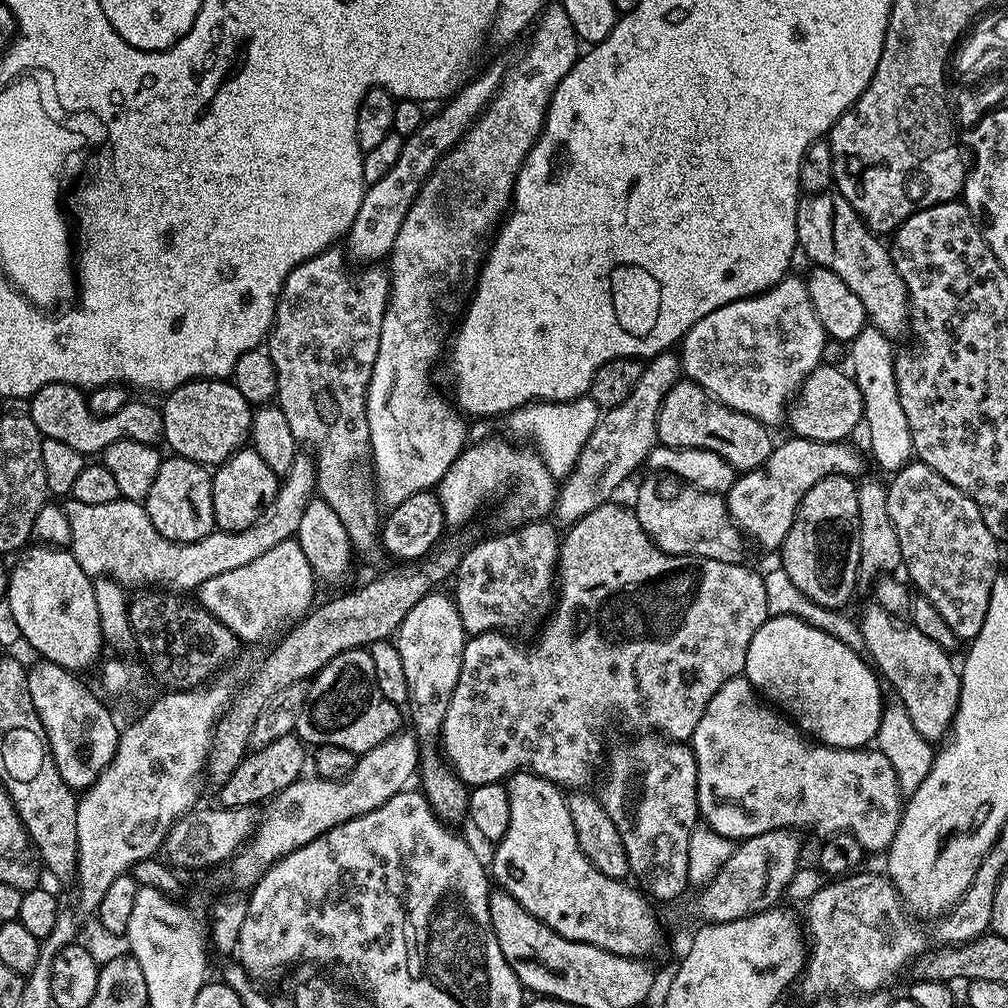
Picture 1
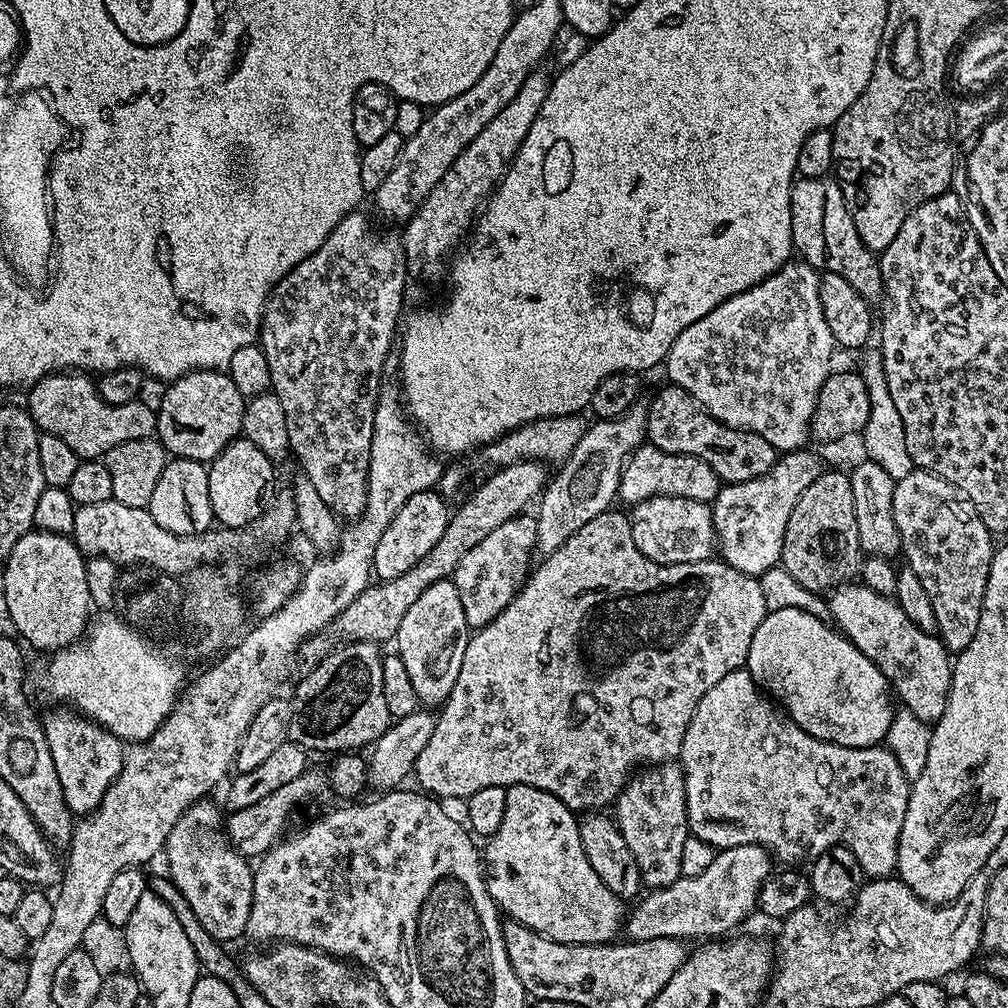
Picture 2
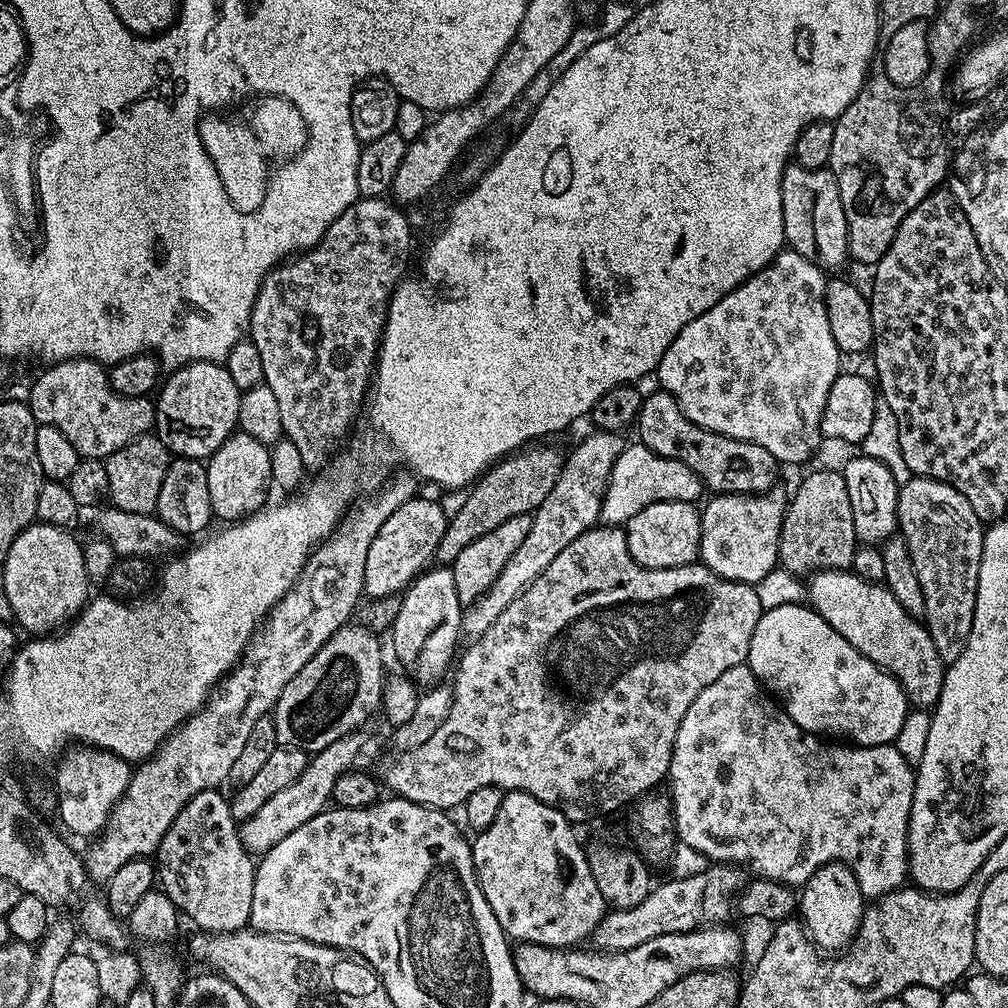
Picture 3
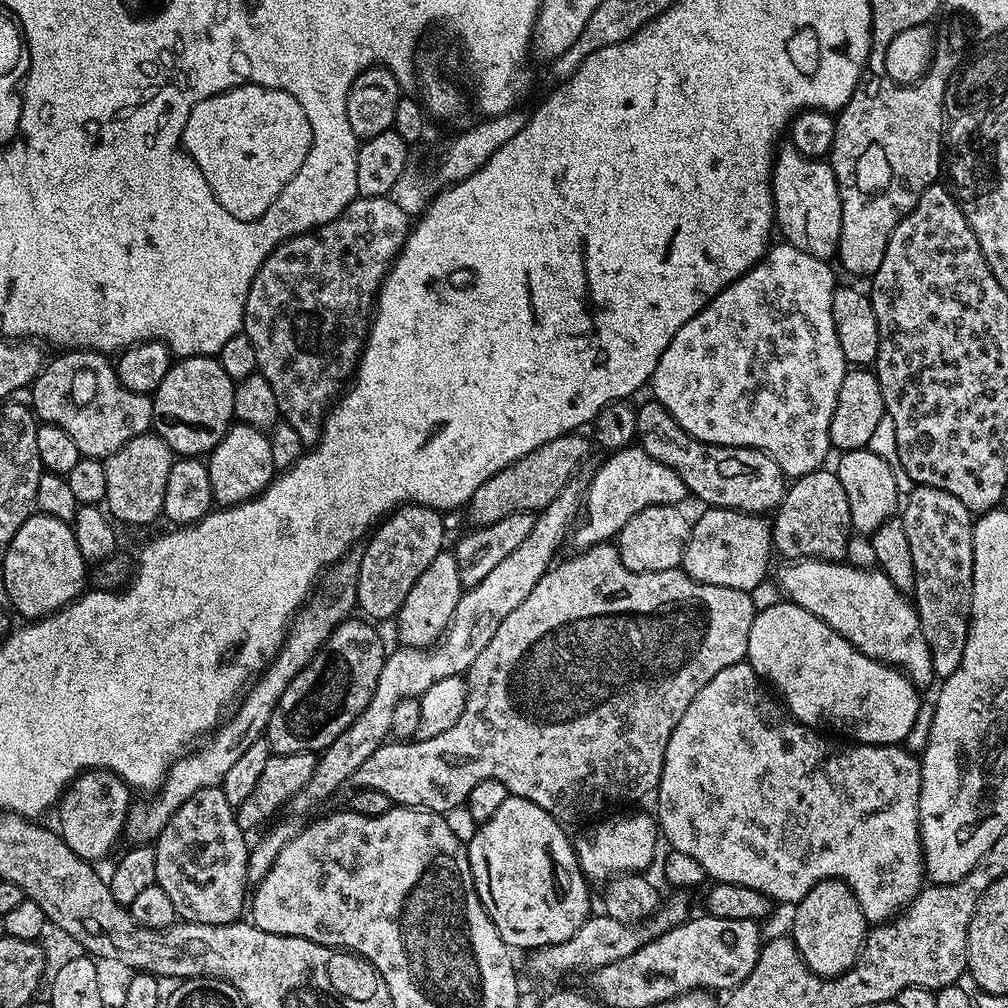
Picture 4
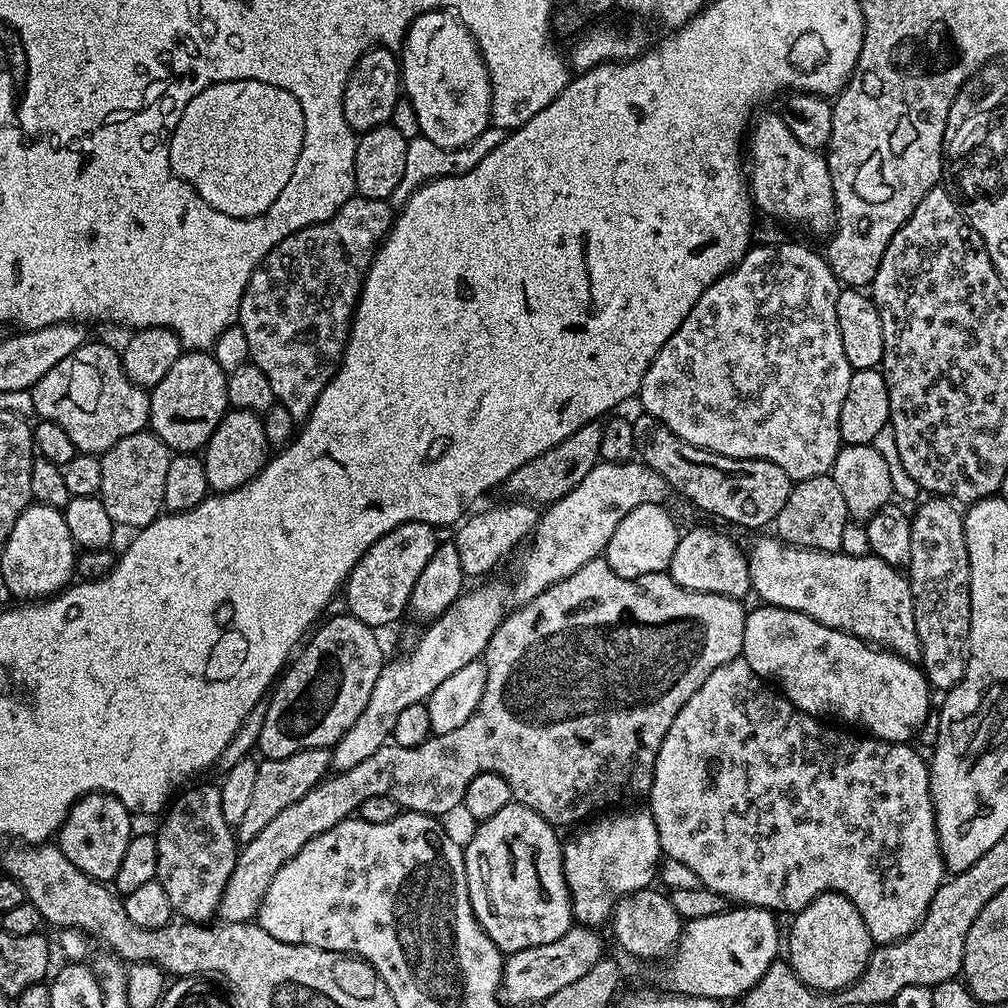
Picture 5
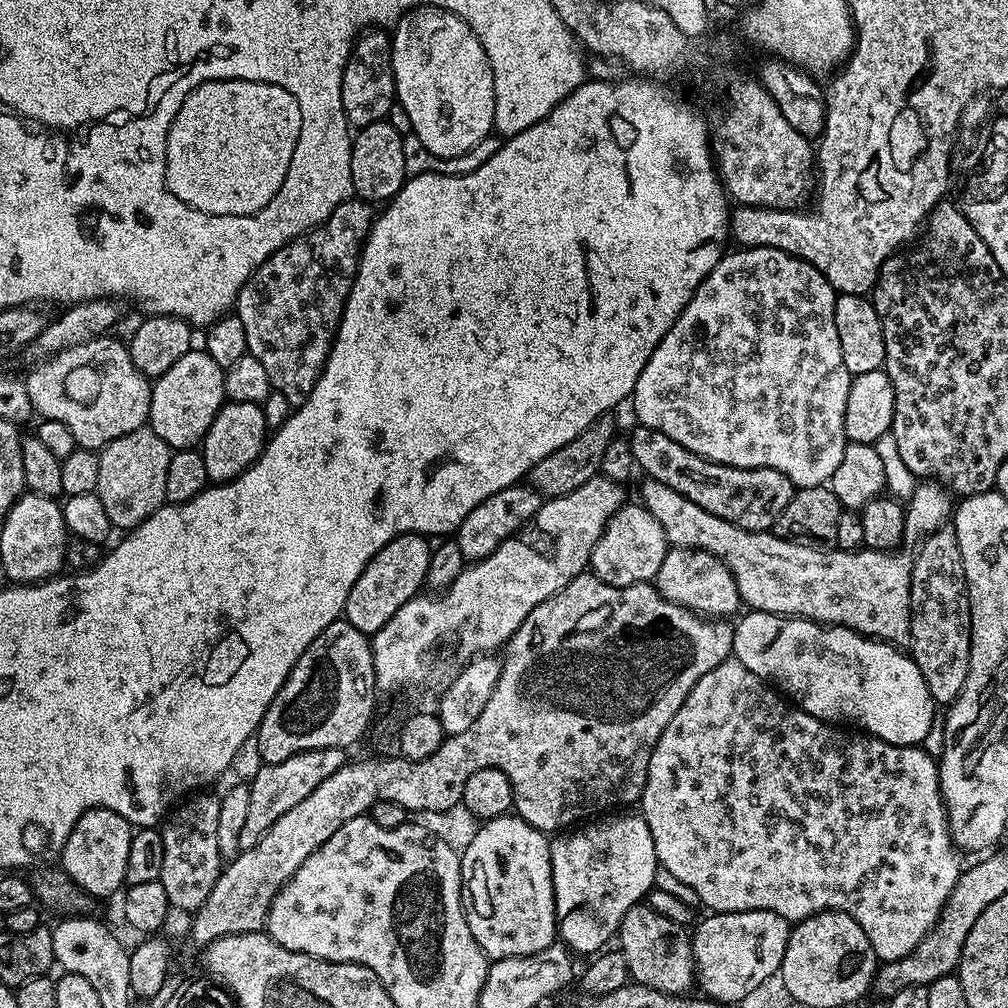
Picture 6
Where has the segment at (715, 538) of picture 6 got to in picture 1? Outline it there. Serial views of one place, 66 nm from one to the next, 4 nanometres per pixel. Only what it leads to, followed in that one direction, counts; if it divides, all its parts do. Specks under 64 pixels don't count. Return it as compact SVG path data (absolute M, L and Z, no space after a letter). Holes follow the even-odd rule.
M874 602L861 616L858 623L862 642L869 661L885 681L892 683L891 691L900 697L902 706L910 710L910 718L922 738L940 742L949 735L952 719L958 710L960 697L960 673L952 665L949 653L938 642L926 638L922 630L902 621L893 613L879 608Z

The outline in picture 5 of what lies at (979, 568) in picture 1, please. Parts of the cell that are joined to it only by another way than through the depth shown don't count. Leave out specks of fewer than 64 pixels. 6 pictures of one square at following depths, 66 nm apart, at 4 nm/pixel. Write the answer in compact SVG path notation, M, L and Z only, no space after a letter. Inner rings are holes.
M928 498L928 501L921 506L917 512L911 513L912 529L910 530L910 562L906 565L906 575L908 584L912 588L912 601L914 602L914 626L918 626L918 642L920 643L919 667L922 669L924 677L928 679L929 685L933 689L947 690L953 688L962 678L966 670L968 661L968 635L970 634L970 558L968 557L968 543L964 533L964 517L961 509L953 501L947 498Z

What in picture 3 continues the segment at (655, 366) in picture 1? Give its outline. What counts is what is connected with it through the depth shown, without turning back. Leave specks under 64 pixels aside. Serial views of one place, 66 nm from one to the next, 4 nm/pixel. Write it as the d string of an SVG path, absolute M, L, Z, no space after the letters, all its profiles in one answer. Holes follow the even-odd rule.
M592 430L592 433L577 446L571 453L567 453L564 461L562 474L558 474L558 482L554 482L554 490L546 494L546 502L538 506L535 512L531 513L530 534L522 538L522 546L508 559L506 566L498 574L498 578L490 586L488 592L482 593L478 599L472 601L463 609L463 635L468 638L475 638L486 634L498 614L518 598L582 534L586 529L593 527L600 520L600 507L604 491L610 478L610 470L614 470L614 462L618 462L618 454L626 447L626 440L619 432L603 432Z

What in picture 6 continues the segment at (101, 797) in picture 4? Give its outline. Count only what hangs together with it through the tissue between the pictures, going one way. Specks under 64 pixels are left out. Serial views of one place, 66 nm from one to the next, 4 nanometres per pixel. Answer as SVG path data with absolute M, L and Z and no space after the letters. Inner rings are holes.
M86 810L86 814L82 814L78 822L74 822L74 830L70 830L70 838L66 838L66 846L59 854L59 863L64 863L61 864L62 870L89 897L112 896L116 891L119 893L125 887L126 857L130 855L133 831L133 825L114 810Z

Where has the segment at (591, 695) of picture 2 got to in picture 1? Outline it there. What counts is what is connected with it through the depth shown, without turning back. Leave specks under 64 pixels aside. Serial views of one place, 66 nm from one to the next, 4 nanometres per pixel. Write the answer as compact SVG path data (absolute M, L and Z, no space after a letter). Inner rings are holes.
M609 502L590 510L579 522L563 533L560 542L558 561L558 591L554 596L554 607L547 617L544 629L533 648L524 644L515 644L511 635L503 631L478 632L465 642L462 654L461 673L446 710L445 722L438 737L442 745L442 756L449 768L455 772L464 785L477 788L483 784L498 784L507 781L515 772L533 772L535 776L546 778L552 784L564 790L584 790L592 780L592 763L600 752L600 739L604 736L604 727L615 716L621 716L632 728L640 728L644 734L659 734L673 742L691 741L694 726L702 718L702 710L718 694L718 690L730 678L741 675L746 666L746 650L750 650L750 638L768 619L766 606L766 586L764 577L758 571L747 568L747 563L731 564L718 562L714 558L701 556L672 556L664 552L640 528L635 511L631 507L623 508L617 502Z

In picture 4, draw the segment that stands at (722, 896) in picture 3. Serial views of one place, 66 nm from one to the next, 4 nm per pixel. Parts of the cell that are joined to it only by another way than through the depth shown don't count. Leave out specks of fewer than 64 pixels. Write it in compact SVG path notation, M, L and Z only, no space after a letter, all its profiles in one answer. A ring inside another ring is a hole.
M680 890L673 891L671 894L673 896L669 900L667 897L653 916L640 921L639 924L623 924L603 914L589 915L586 923L578 926L578 930L574 930L574 934L566 938L566 942L531 949L527 953L529 974L537 976L540 980L560 980L563 976L570 975L571 972L591 974L602 966L610 966L610 962L630 958L630 954L634 954L646 942L658 938L662 933L676 928L689 919L688 900L684 897L687 895Z

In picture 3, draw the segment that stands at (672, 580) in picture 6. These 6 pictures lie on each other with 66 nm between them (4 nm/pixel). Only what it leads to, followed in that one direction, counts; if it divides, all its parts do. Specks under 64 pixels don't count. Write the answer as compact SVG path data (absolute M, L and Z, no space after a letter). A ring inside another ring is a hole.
M774 486L769 492L757 492L751 496L737 496L735 494L716 494L711 497L705 508L700 512L700 555L699 563L714 574L727 580L755 585L770 574L772 568L777 567L780 559L780 535L782 522L788 509L789 497L784 496L780 486Z

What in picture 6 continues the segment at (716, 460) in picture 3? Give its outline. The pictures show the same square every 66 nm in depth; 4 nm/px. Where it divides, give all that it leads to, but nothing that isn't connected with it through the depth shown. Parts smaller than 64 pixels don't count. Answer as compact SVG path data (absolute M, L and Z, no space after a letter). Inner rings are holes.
M633 427L630 443L635 467L644 471L645 477L678 490L690 502L702 506L710 514L744 528L748 532L766 532L775 525L777 518L790 506L794 485L786 474L769 468L735 468L729 464L710 462L686 450L674 438L666 438L653 428Z

